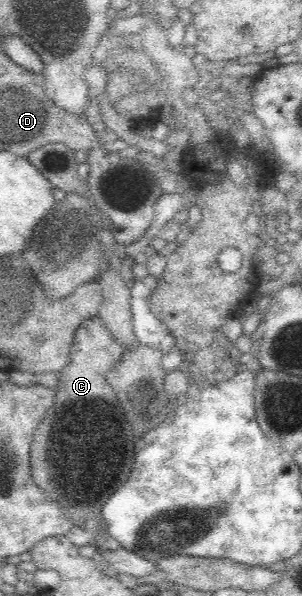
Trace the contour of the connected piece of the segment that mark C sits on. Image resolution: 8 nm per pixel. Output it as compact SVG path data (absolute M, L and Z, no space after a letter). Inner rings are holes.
M90 318L78 326L70 349L69 363L58 373L58 388L54 406L46 412L30 450L32 476L48 500L63 508L75 526L82 527L98 542L100 548L118 550L120 545L109 536L103 520L102 507L111 494L122 487L128 478L132 456L142 448L138 436L130 434L130 426L122 422L118 398L110 394L105 374L122 358L128 348L120 344L98 318ZM136 444L136 446L134 446ZM98 538L98 540L96 540Z

